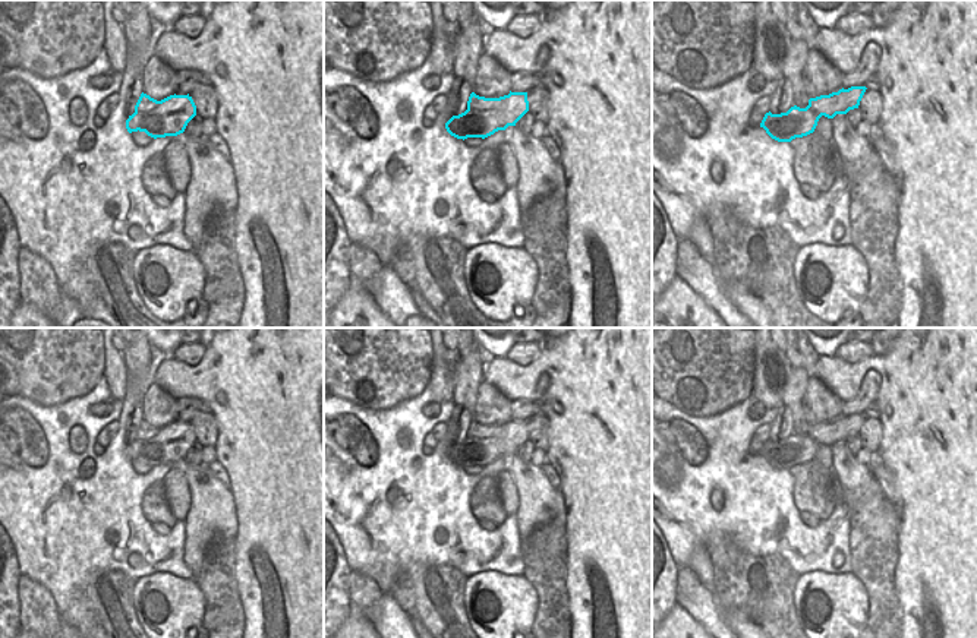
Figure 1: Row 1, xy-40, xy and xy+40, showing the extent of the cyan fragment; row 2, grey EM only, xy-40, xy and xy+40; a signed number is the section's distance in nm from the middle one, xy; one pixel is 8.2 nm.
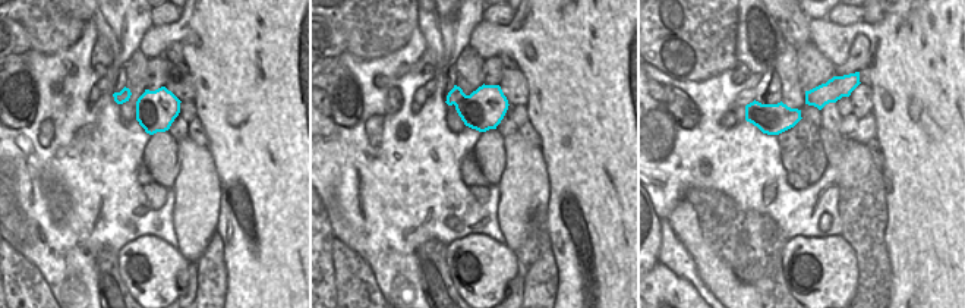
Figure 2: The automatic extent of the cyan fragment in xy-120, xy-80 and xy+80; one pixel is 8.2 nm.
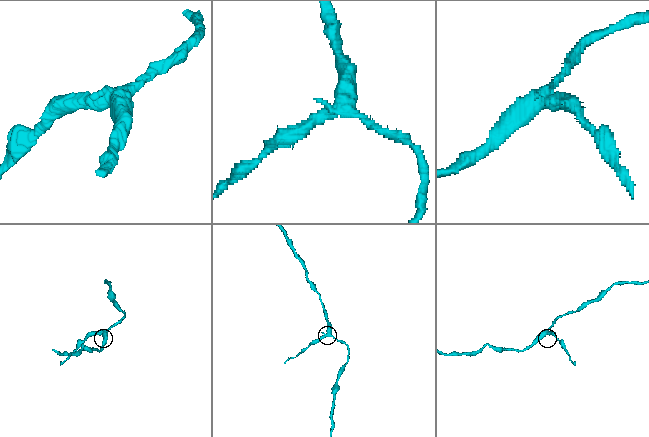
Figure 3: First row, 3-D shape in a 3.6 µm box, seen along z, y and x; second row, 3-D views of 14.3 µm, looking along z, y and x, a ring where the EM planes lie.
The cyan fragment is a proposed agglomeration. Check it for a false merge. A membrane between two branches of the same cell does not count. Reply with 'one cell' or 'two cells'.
two cells

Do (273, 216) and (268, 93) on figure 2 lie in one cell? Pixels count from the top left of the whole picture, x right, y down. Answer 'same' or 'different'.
same

